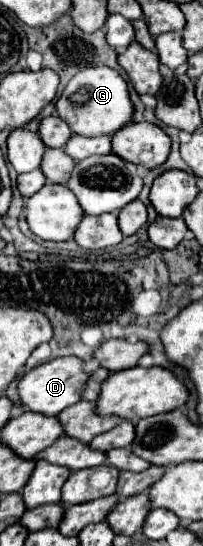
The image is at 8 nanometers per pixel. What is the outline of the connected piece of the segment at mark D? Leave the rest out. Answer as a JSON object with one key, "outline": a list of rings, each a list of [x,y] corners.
{"outline":[[[58,357],[50,363],[38,365],[38,367],[30,369],[28,373],[24,373],[22,379],[18,381],[18,397],[20,397],[22,407],[26,407],[28,411],[34,411],[34,413],[42,413],[42,415],[58,415],[62,409],[80,401],[82,385],[88,379],[82,365],[84,363],[76,357]]]}

